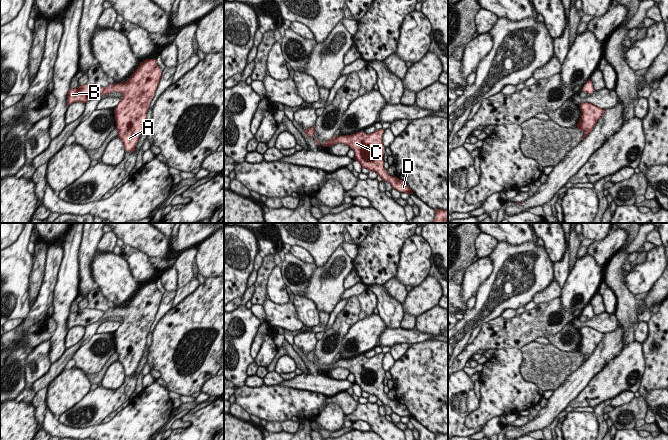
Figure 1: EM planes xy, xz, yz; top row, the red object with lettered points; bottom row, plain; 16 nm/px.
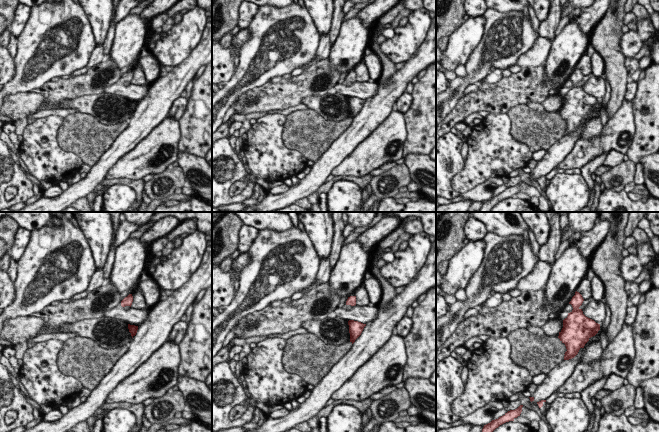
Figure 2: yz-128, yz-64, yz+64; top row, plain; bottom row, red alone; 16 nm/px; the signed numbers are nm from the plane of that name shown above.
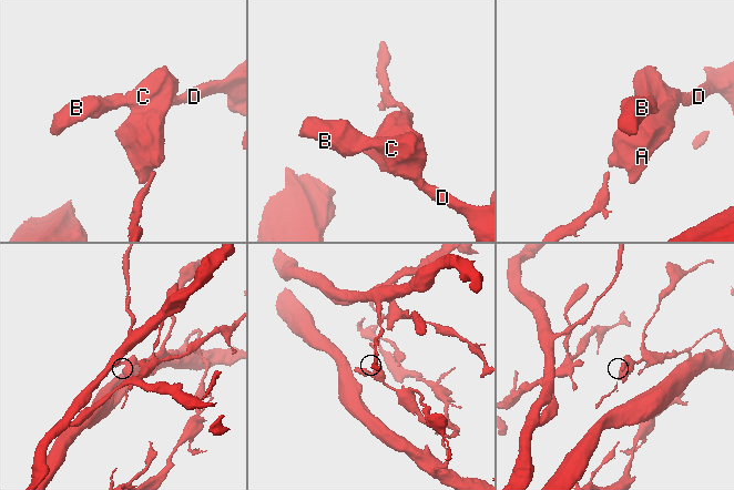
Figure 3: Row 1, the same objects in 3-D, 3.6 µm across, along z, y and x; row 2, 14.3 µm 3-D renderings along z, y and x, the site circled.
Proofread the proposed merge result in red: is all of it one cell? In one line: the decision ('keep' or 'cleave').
keep

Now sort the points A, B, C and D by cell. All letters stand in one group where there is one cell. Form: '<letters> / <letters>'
A B C D

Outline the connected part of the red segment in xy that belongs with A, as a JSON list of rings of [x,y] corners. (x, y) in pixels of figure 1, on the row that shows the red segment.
[[[146,59],[140,62],[125,83],[110,84],[108,87],[84,84],[69,89],[67,106],[75,102],[86,103],[108,93],[119,91],[122,99],[114,109],[116,129],[125,152],[133,152],[146,124],[147,111],[161,76],[162,70],[156,64],[156,59]]]

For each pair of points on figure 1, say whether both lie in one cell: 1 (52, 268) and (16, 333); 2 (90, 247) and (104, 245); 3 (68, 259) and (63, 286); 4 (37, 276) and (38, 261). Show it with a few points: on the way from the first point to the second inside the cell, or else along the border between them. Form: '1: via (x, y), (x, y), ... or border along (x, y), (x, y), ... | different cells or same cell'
1: via (48, 284), (44, 300), (38, 312), (32, 318) | same cell
2: border along (104, 233), (99, 240), (96, 250) | different cells
3: via (68, 266), (68, 279) | same cell
4: via (37, 272), (38, 265) | same cell

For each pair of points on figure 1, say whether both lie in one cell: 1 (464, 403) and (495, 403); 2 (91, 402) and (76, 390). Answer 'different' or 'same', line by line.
1: different
2: different

